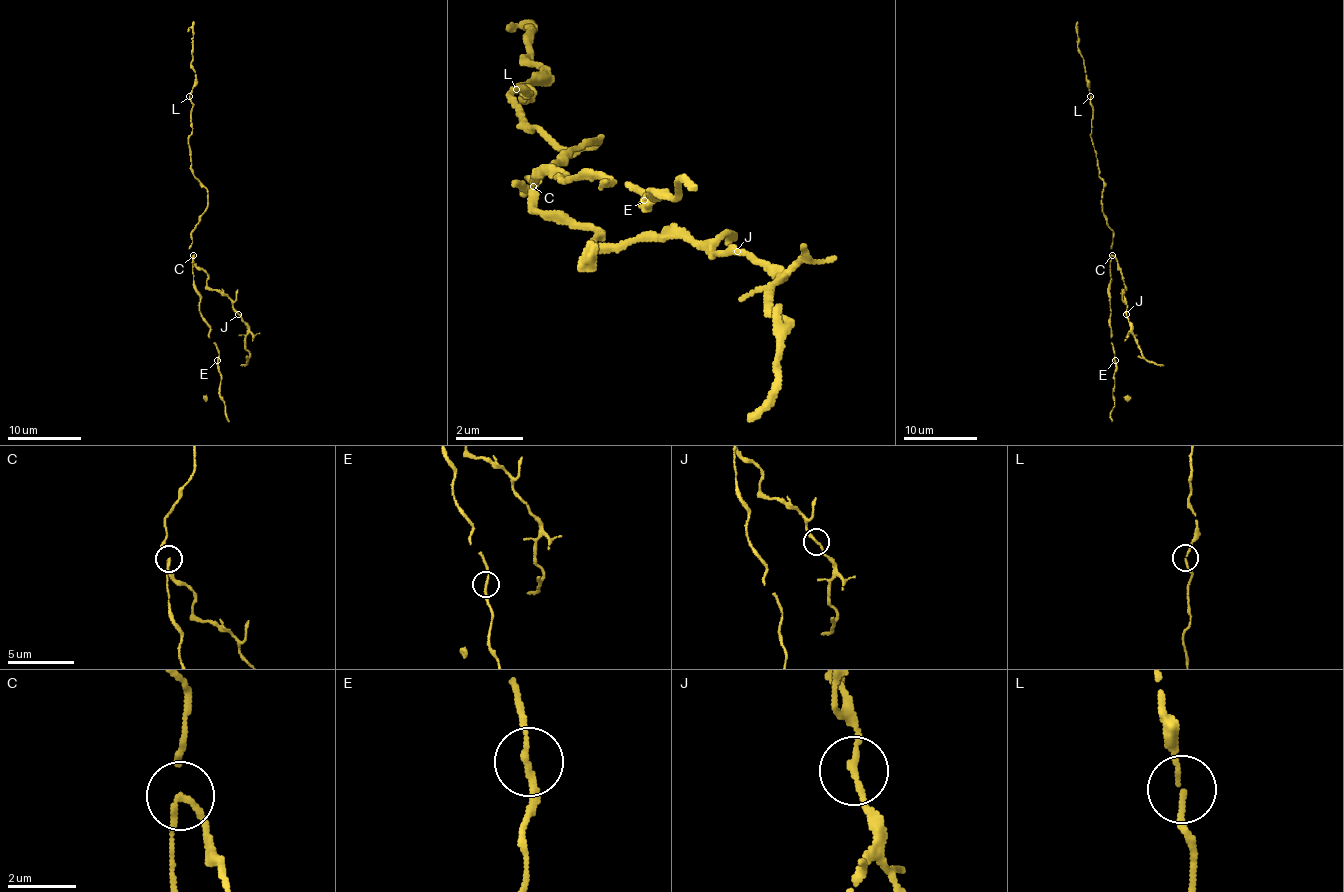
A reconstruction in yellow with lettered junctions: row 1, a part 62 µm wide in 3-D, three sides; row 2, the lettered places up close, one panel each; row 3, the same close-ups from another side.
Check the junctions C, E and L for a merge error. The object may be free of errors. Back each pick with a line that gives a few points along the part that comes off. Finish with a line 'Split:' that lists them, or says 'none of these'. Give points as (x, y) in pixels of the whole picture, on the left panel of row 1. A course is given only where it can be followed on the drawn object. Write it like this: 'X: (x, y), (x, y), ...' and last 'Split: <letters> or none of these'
C: (193, 254), (193, 262), (206, 275), (206, 284), (225, 295), (247, 327), (249, 356), (240, 365)
Split: C

